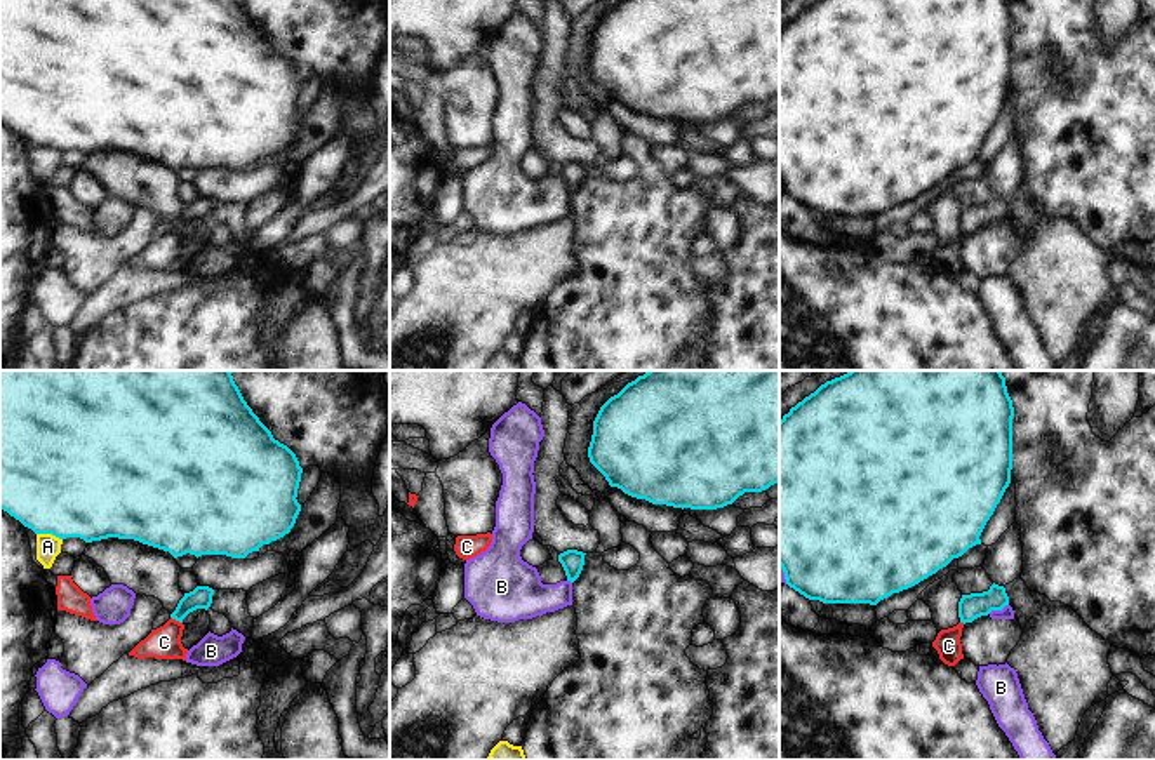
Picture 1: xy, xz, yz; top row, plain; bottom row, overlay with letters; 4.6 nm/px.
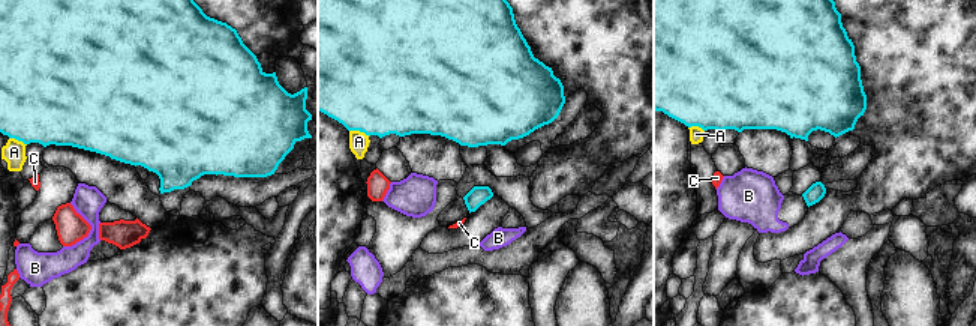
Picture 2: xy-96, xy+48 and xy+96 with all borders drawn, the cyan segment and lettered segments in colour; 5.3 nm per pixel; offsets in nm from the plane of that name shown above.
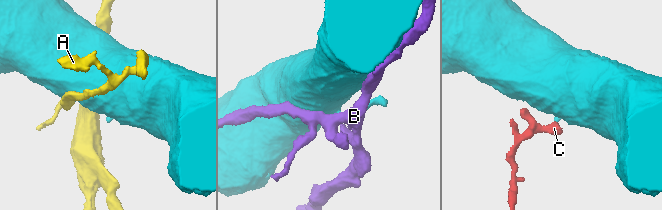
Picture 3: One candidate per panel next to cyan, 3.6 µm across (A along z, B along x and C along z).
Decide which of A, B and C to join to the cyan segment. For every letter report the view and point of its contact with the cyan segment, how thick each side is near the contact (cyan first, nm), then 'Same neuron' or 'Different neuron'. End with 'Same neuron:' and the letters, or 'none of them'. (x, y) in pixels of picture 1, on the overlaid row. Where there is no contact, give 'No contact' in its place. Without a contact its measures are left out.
A: Touches cyan at xy (49, 533). Thickness 500 nm (cyan) against 110 nm. Different neuron
B: Touches cyan at yz (997, 609). Thickness 120 nm (cyan) against 60 nm. Different neuron
C: Touches cyan at xy (176, 620). Thickness 100 nm (cyan) against 150 nm. Different neuron
Same neuron: none of them

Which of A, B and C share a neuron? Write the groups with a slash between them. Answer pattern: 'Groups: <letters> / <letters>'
Groups: A / B / C

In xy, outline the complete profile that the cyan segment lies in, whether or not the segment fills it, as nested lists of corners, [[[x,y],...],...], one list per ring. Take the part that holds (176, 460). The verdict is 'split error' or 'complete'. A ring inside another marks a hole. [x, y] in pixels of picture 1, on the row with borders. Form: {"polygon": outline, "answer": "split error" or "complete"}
{"polygon": [[[0,370],[0,510],[35,534],[59,539],[80,537],[85,543],[108,537],[134,539],[169,551],[174,558],[186,553],[245,558],[290,532],[301,511],[297,489],[303,468],[296,454],[273,438],[244,400],[230,370]]], "answer": "complete"}

